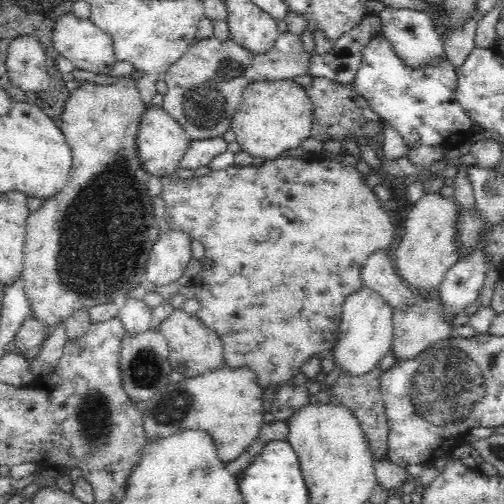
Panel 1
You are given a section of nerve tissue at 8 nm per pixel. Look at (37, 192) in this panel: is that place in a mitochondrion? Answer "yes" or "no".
no

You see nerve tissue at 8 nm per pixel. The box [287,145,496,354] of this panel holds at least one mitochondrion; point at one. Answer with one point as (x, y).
(469, 223)

